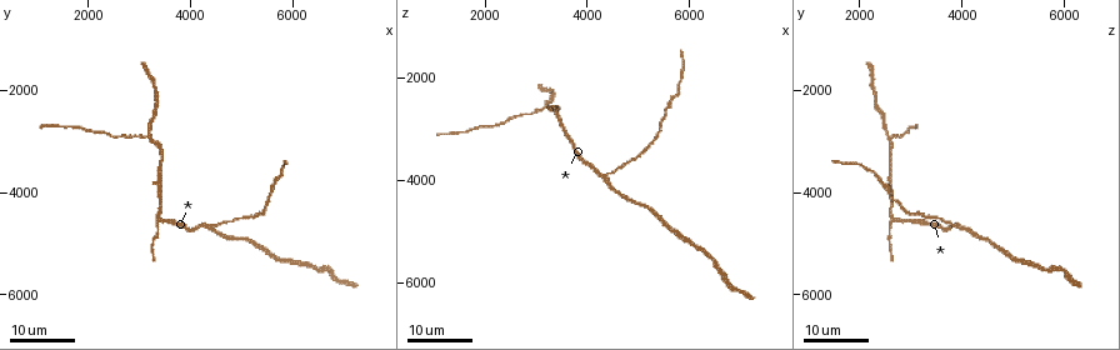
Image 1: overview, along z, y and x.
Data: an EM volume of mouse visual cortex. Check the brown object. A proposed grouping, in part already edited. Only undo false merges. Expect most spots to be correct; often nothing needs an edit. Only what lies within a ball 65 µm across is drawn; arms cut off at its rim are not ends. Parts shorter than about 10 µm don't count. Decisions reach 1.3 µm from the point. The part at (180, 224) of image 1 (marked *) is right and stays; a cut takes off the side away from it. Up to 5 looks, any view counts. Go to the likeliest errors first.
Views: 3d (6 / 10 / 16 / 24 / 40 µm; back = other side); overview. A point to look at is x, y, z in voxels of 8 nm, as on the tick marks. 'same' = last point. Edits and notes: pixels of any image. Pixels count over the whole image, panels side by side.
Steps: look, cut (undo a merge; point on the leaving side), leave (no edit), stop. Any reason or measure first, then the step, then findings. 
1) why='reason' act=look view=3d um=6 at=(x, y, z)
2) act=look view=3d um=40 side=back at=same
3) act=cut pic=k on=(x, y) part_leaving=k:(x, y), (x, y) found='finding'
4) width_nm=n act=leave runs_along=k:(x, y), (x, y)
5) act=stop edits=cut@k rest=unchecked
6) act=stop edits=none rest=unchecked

why='three-way junction' act=look view=3d um=24 at=(3100, 2900, 2600)

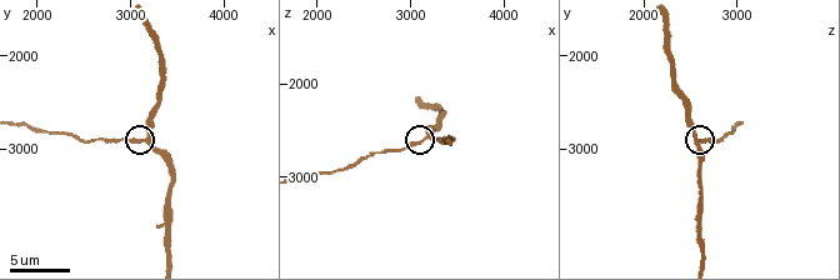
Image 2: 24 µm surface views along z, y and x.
why='zoom in' act=look view=3d um=10 at=(3150, 2900, 2600)

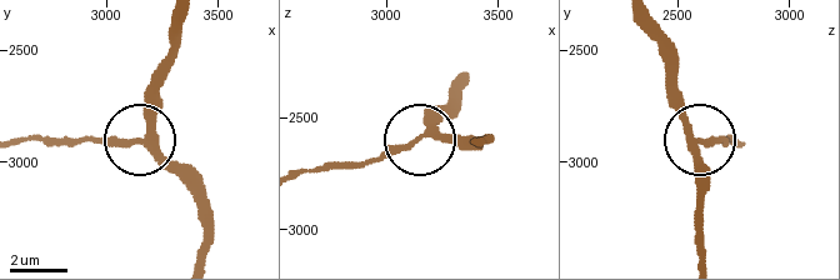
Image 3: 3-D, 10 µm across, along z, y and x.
act=look view=3d um=10 side=back at=(3170, 2890, 2580)

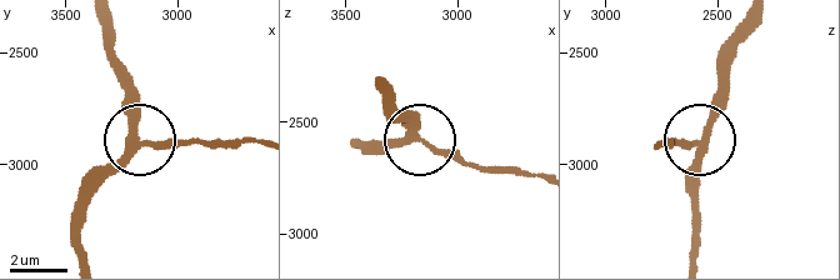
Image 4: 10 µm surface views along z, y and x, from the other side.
act=leave runs_along=4:(691, 258), (691, 171), (724, 74) found='continuous, no second cell'

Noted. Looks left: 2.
why='thick turns thin' act=look view=3d um=16 at=(5550, 4100, 2600)

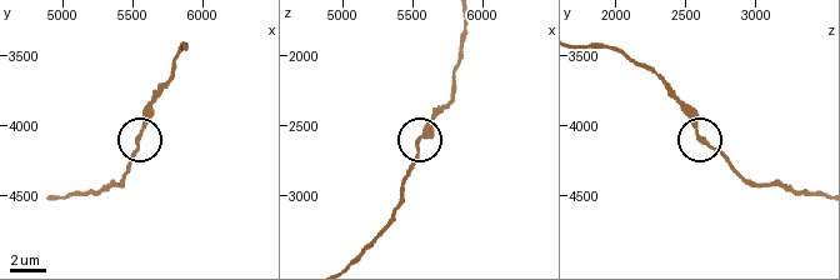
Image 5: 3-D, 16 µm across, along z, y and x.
act=look view=3d um=10 at=(5540, 4060, 2580)

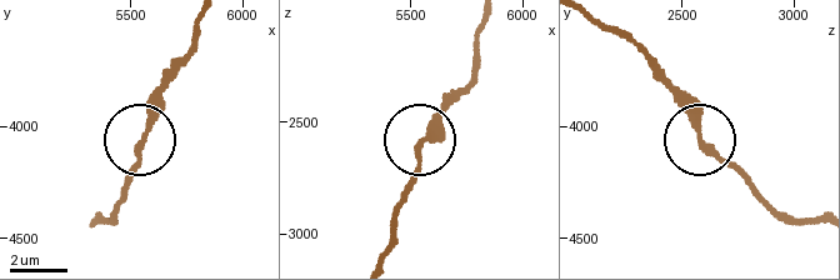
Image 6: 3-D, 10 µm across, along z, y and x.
width_nm=240 act=leave runs_along=6:(815, 225), (773, 210), (708, 146), (691, 103), (660, 70) found='all the same cell'

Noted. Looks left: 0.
act=stop edits=none rest=unchecked

